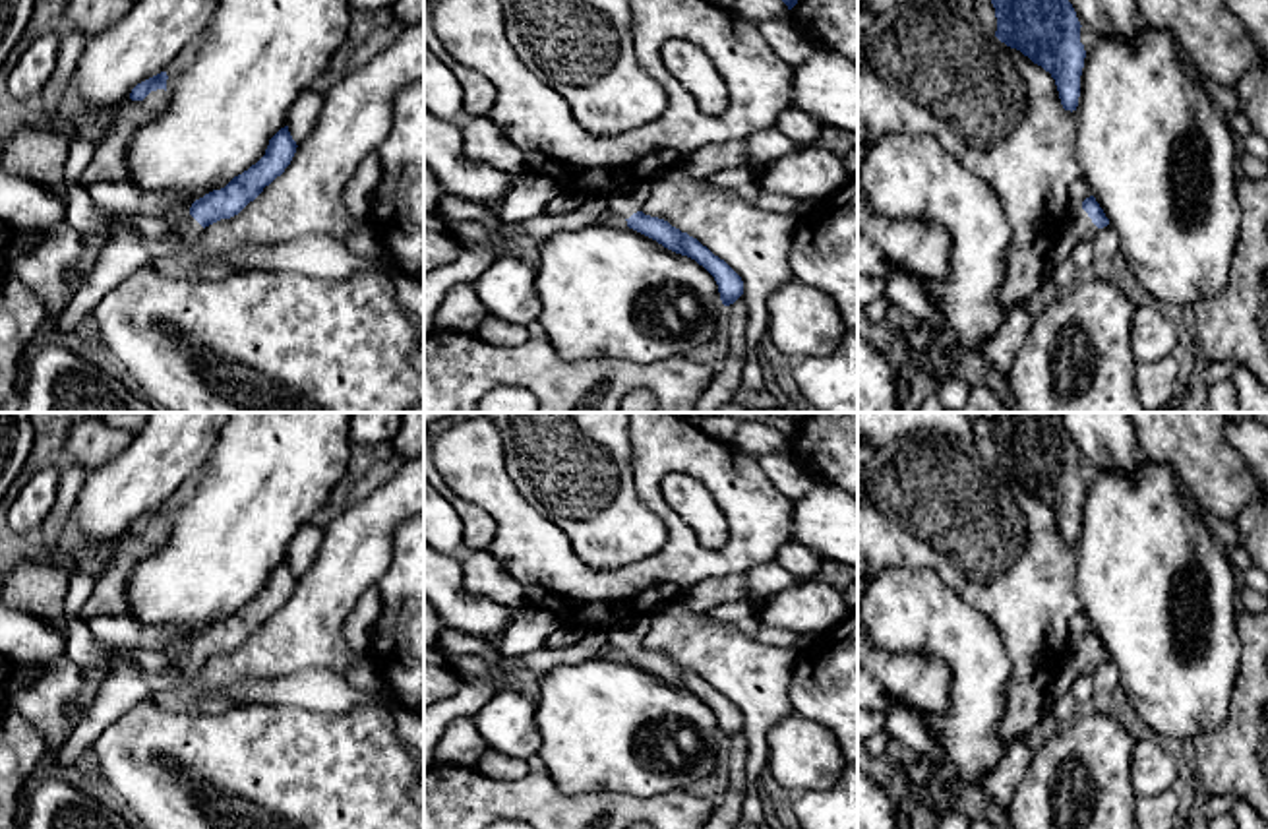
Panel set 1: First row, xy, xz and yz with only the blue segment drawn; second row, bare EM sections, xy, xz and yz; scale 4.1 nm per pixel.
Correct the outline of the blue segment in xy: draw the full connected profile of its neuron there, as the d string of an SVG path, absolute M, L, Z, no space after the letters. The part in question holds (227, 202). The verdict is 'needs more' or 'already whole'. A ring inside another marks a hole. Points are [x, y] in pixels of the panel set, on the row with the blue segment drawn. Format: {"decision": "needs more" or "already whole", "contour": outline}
{"decision": "needs more", "contour": "M288 126L281 128L269 139L265 155L256 165L234 176L225 188L213 190L192 203L182 234L197 238L209 225L238 215L265 186L285 172L296 147Z"}

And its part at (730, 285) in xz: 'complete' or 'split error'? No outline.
split error

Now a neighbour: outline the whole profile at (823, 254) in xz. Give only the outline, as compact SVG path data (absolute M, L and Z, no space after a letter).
M858 176L798 217L790 252L794 279L827 292L838 306L846 333L829 354L798 358L794 380L817 413L858 413Z

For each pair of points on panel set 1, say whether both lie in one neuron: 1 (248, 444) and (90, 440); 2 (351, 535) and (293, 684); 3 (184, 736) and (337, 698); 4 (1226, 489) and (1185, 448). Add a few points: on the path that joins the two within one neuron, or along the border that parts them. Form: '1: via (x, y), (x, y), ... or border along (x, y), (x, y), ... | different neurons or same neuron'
1: border along (134, 436), (119, 454), (93, 467) | different neurons
2: border along (341, 675), (302, 669), (252, 678) | different neurons
3: border along (266, 702), (330, 713), (357, 706) | different neurons
4: via (1216, 479), (1195, 458) | same neuron

